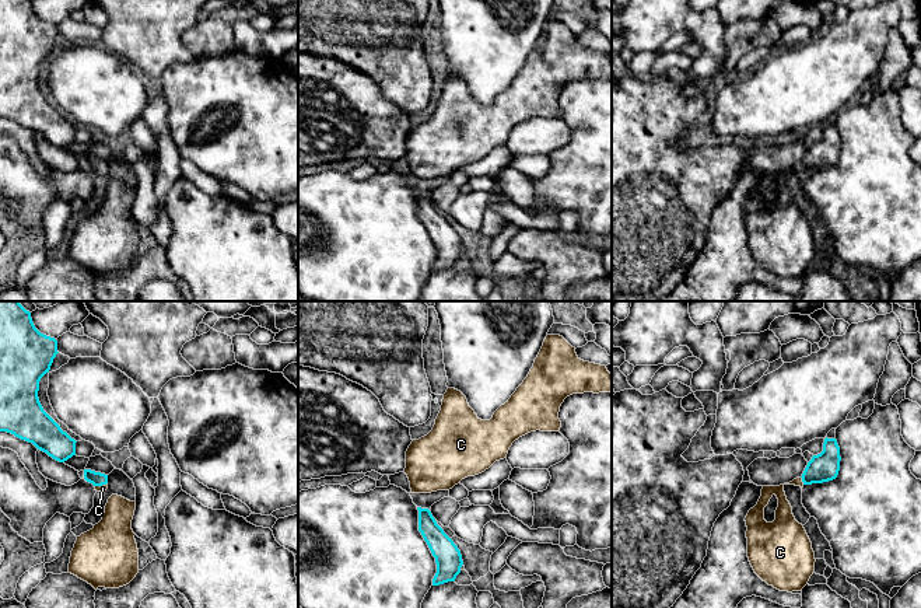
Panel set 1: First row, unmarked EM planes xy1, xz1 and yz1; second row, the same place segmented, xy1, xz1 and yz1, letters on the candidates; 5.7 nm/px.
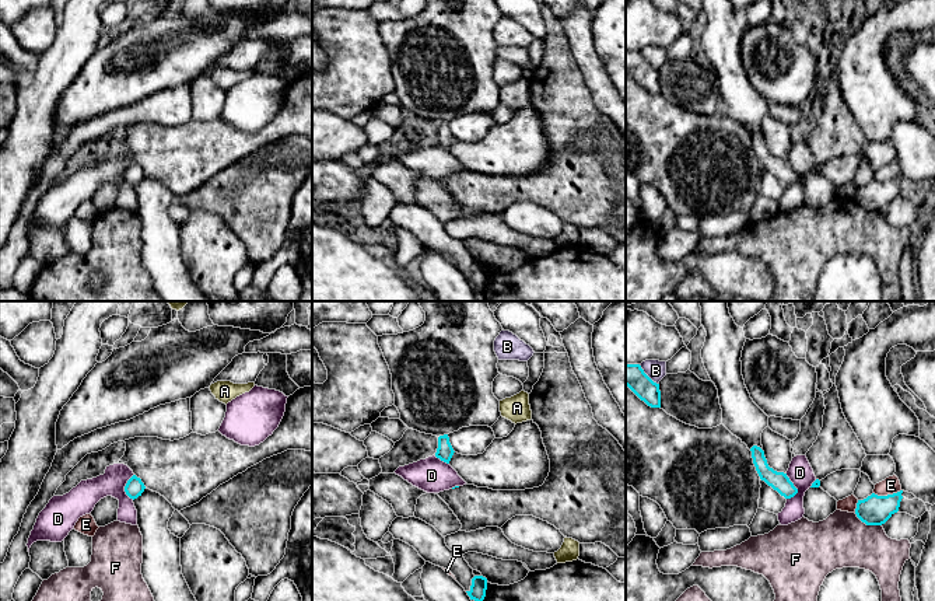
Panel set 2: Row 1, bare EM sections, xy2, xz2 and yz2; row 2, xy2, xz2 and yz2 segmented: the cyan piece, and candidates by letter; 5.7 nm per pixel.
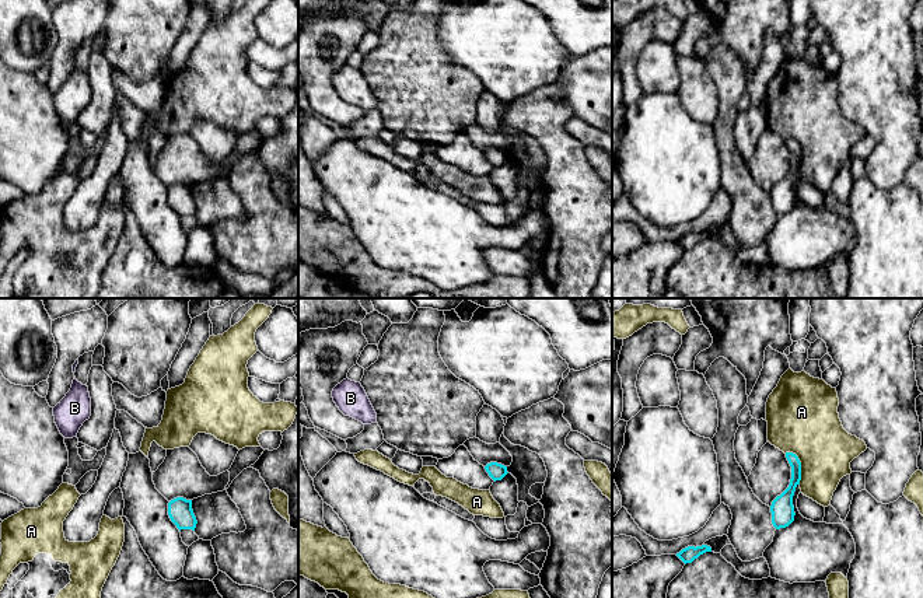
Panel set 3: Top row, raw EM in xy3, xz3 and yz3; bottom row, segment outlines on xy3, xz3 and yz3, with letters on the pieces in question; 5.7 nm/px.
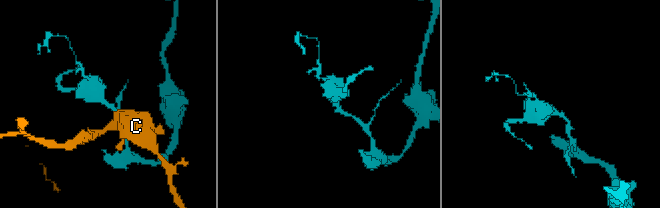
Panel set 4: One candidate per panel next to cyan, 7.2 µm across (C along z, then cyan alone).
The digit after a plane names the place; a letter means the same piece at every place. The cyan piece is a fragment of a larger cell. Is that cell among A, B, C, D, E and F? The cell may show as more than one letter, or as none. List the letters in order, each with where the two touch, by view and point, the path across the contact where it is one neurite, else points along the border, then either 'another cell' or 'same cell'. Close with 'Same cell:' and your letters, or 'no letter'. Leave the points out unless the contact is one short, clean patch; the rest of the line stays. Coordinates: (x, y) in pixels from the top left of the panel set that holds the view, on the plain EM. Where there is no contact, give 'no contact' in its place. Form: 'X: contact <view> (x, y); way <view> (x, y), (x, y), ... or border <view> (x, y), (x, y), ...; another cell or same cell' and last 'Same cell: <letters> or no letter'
A: contact yz3 (800, 151); border yz3 (786, 137), (792, 137), (800, 149), (800, 170); another cell
B: contact yz2 (647, 62); another cell
C: contact yz1 (802, 167); way yz1 (825, 153), (802, 167), (781, 173), (784, 206); same cell
D: contact yz2 (794, 173); border yz2 (785, 160), (797, 175), (790, 185); another cell
E: contact yz2 (888, 181); another cell
F: contact yz2 (868, 210); border yz2 (854, 199), (867, 210), (881, 212); another cell
Same cell: C

